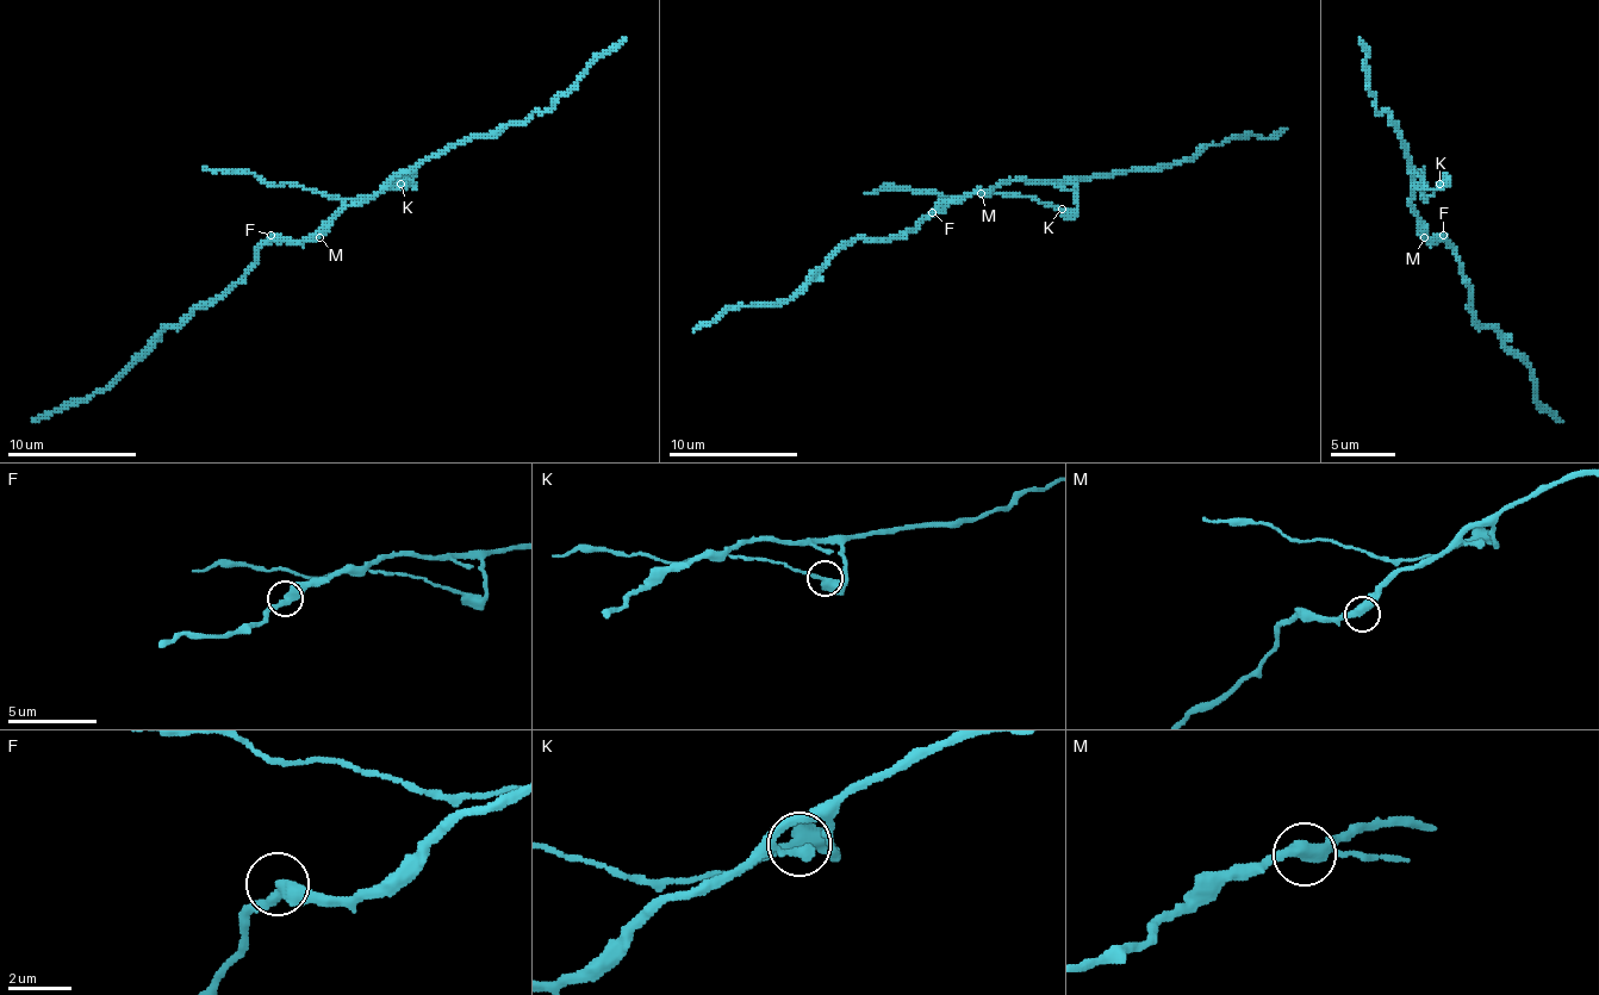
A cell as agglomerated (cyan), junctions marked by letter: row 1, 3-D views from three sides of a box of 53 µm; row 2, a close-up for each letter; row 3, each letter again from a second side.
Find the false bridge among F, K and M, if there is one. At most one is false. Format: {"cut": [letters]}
{"cut": ["K"]}

